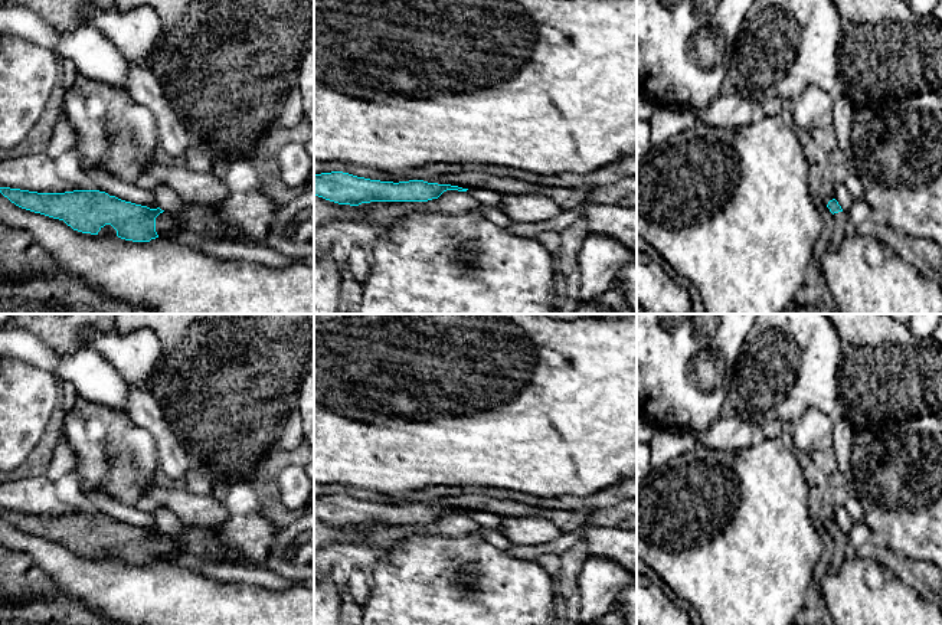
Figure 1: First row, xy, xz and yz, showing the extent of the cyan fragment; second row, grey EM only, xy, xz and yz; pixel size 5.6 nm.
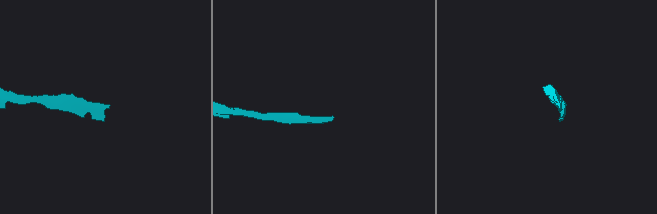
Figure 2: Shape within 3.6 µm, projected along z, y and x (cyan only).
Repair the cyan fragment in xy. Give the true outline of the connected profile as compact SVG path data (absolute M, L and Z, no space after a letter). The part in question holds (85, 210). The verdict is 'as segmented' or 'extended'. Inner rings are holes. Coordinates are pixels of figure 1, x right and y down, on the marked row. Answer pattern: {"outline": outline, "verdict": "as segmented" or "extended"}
{"outline": "M0 187L0 193L16 206L63 220L73 230L98 236L114 236L133 242L166 238L192 246L210 233L193 233L179 223L179 216L196 203L183 202L179 212L150 209L109 196L99 190L37 193Z", "verdict": "extended"}

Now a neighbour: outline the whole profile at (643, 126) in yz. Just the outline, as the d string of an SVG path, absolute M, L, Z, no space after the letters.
M637 120L637 164L642 160L650 147L650 121Z

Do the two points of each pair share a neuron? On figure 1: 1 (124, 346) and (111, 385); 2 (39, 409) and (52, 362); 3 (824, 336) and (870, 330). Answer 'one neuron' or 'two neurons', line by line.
1: two neurons
2: two neurons
3: two neurons

